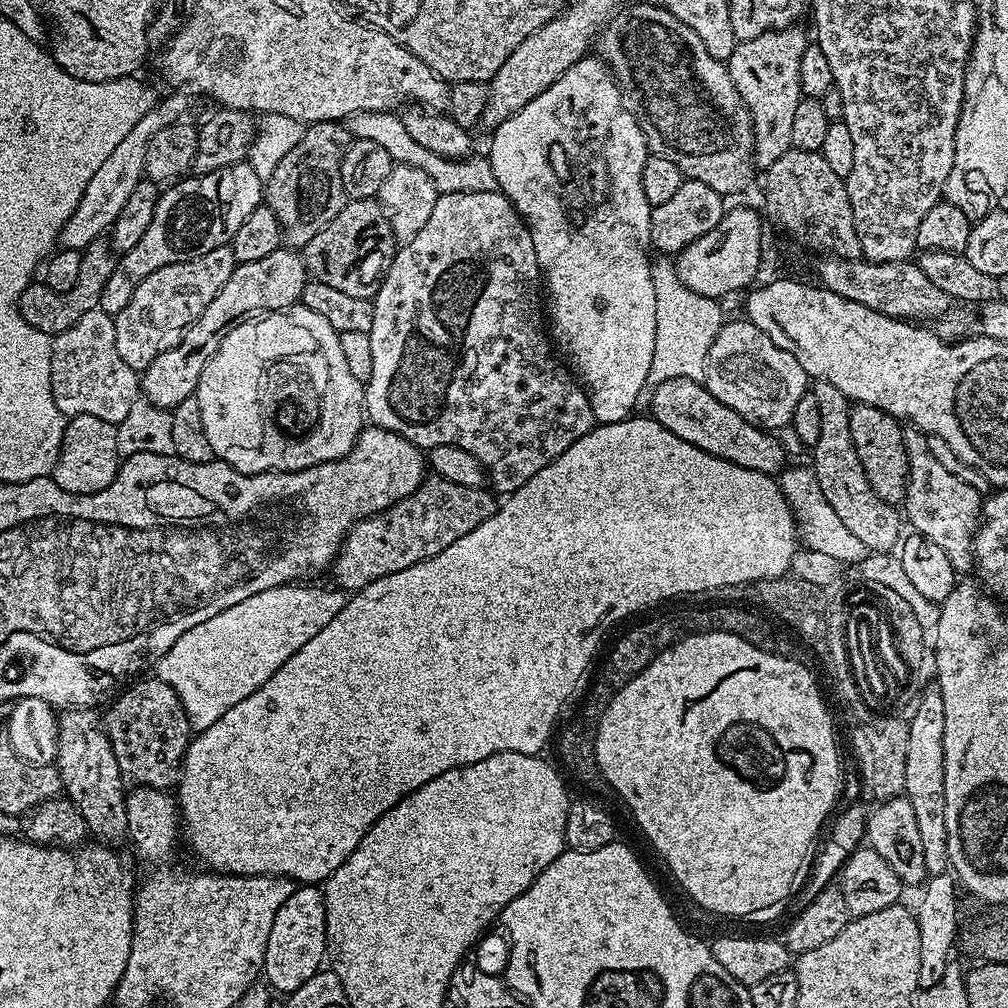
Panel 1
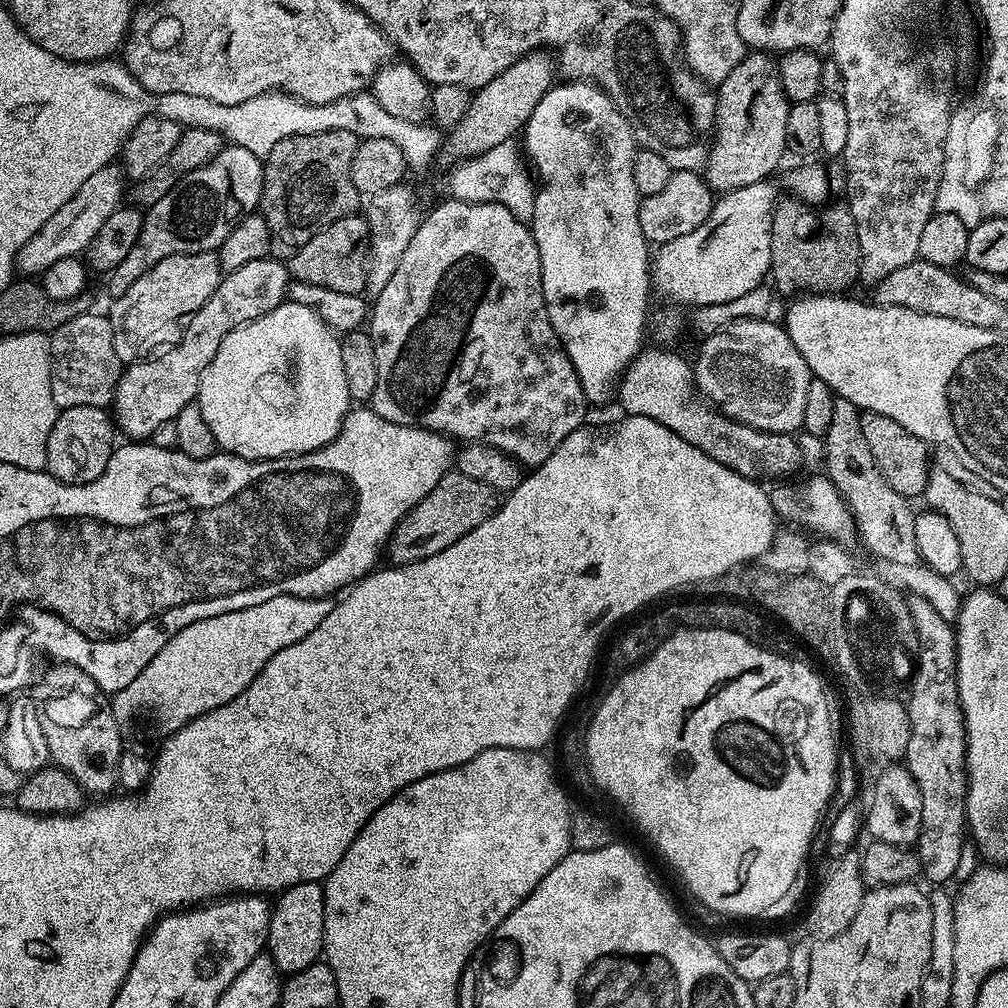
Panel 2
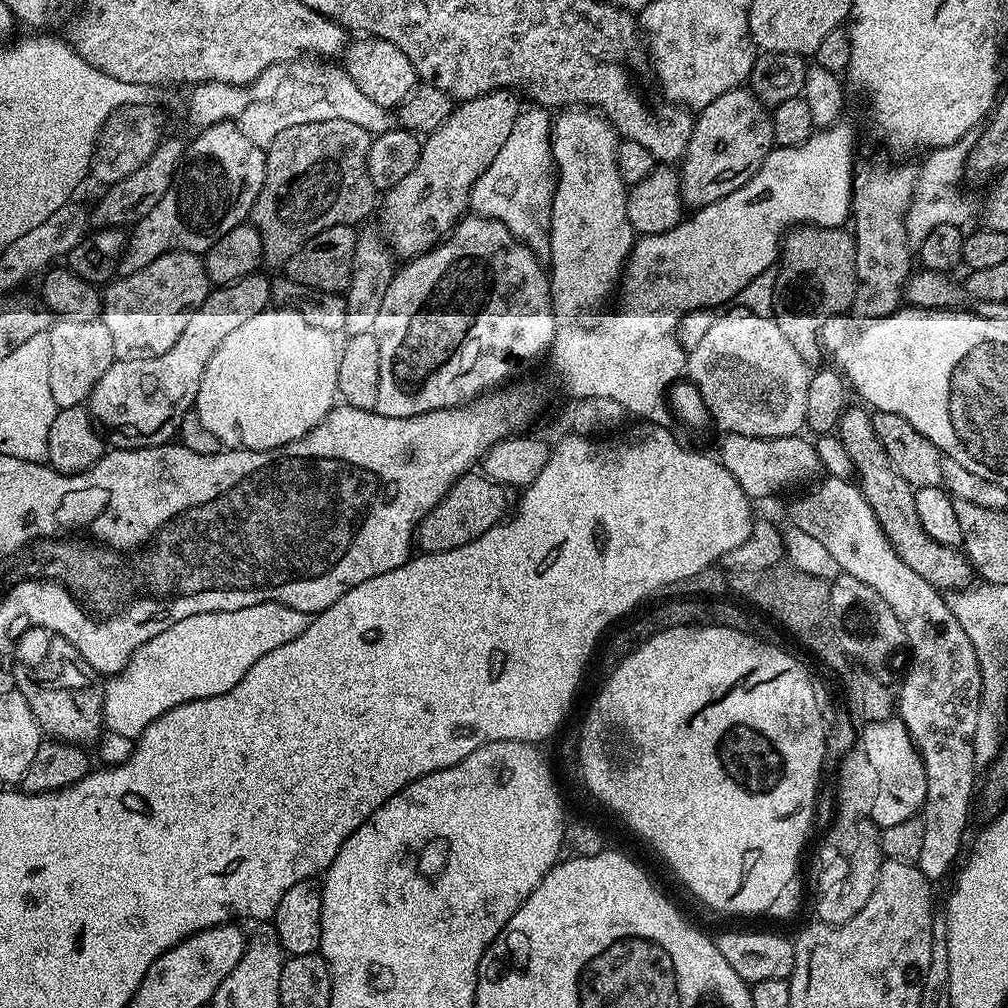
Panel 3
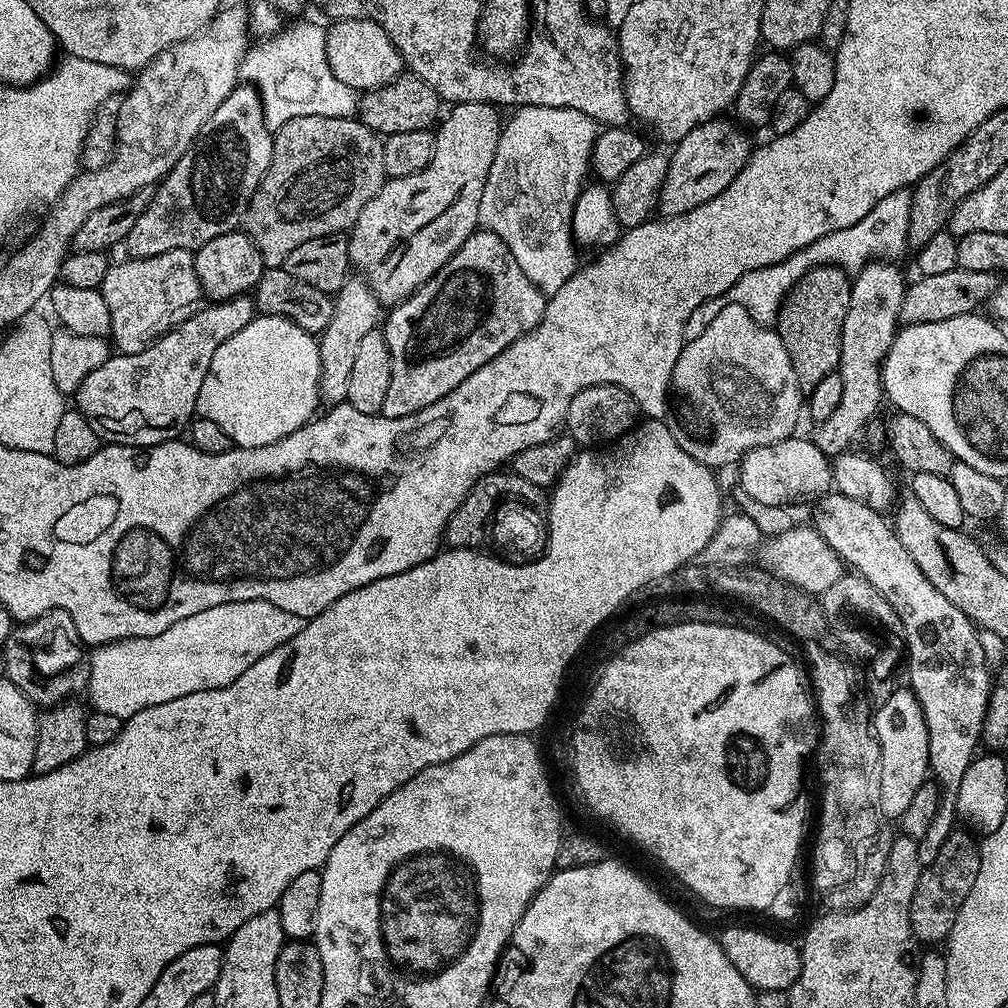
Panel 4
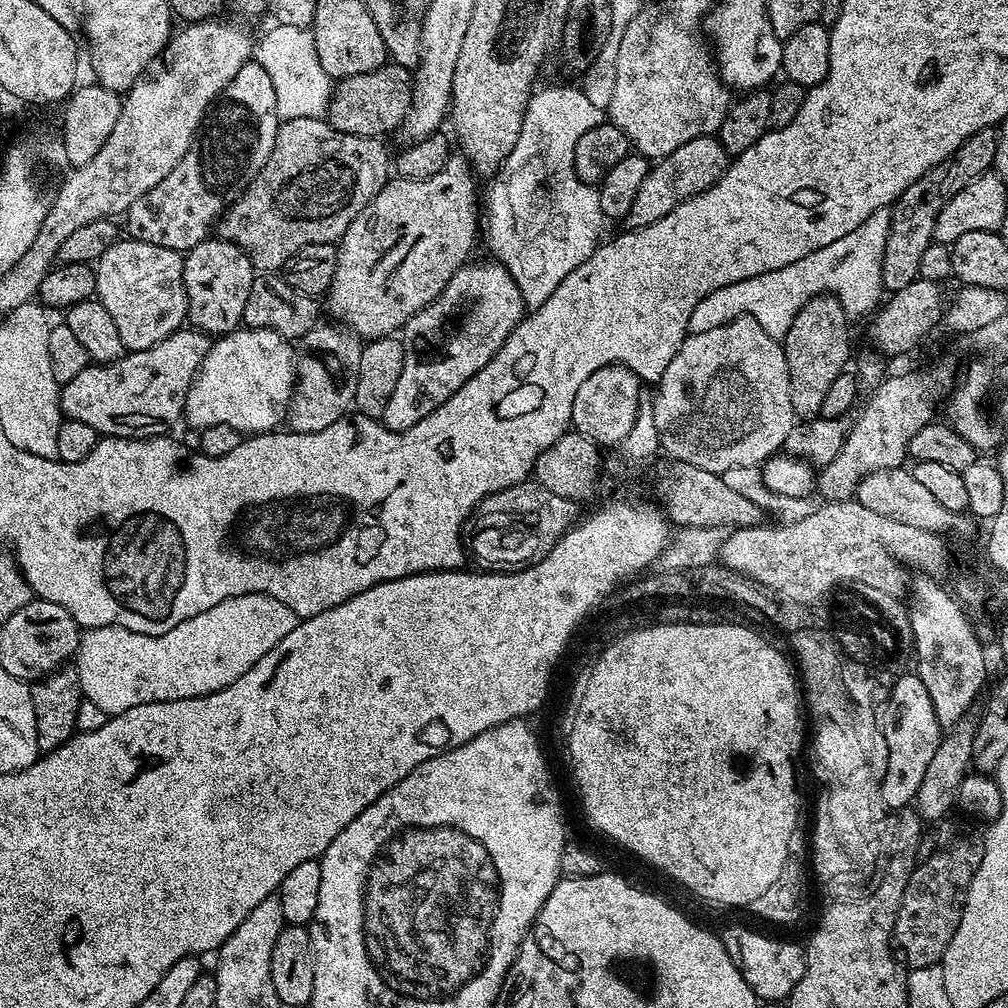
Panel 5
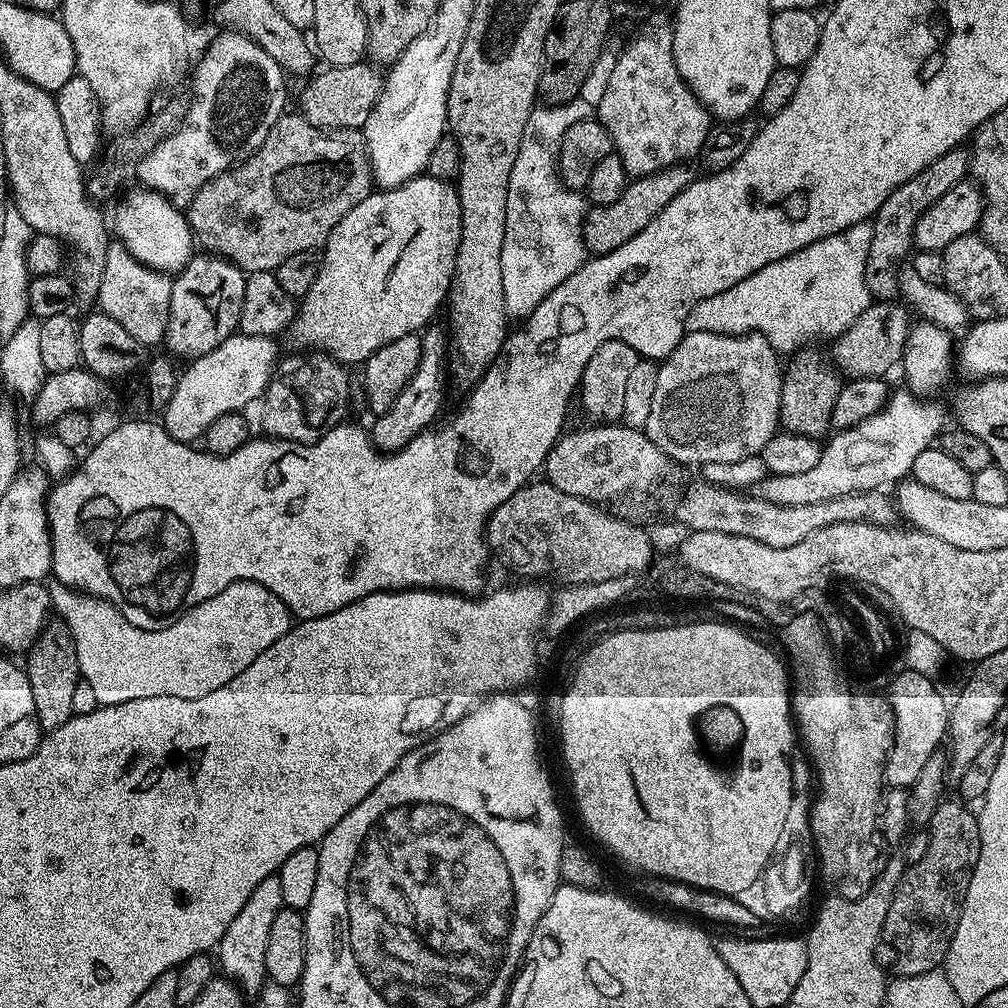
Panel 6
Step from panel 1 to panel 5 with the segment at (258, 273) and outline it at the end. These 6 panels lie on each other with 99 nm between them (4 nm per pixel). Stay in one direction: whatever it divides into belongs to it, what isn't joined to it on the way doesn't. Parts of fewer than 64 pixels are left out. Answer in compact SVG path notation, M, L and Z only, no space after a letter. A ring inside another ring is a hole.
M181 326L162 342L150 346L146 350L128 352L108 364L89 363L82 374L70 378L60 389L60 411L67 419L86 422L86 426L94 426L101 437L106 436L163 436L171 433L176 423L184 420L186 398L190 394L190 386L213 346L208 333L200 332L191 326Z

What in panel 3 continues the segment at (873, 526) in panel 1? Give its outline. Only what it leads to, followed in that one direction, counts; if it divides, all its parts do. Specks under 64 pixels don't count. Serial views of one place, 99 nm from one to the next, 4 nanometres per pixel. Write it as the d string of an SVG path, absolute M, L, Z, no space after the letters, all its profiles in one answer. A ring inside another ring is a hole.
M849 406L845 408L838 435L858 479L862 495L870 504L877 516L882 530L889 539L890 546L897 551L906 566L920 574L926 582L932 583L939 590L959 590L973 583L972 563L968 561L960 548L951 548L942 542L934 542L926 530L922 530L922 522L918 522L918 514L914 510L914 489L912 485L892 468L886 450L882 450L882 442L878 442L878 434L874 434L872 412L867 407Z

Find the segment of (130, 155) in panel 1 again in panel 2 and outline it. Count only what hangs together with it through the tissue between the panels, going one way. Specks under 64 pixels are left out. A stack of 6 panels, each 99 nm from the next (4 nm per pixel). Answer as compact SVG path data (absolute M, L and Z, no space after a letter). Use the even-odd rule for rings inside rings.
M116 162L102 166L102 170L90 174L90 178L82 182L78 194L74 194L74 198L70 198L70 202L66 202L62 210L53 214L50 222L46 222L46 226L42 226L42 230L38 230L38 234L34 234L34 238L26 242L26 246L22 246L22 250L16 255L17 269L21 273L24 271L25 277L32 278L54 266L54 262L61 258L87 253L90 242L94 242L94 234L98 234L98 229L106 223L106 218L110 218L110 214L121 207L124 184L126 185L126 177L123 167Z

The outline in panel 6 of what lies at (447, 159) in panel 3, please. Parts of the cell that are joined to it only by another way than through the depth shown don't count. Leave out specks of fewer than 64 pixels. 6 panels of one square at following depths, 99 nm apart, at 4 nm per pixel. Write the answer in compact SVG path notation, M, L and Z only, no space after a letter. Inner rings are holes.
M421 174L397 188L369 192L366 198L362 198L362 202L358 202L358 206L354 206L354 210L350 210L350 214L346 214L342 218L342 222L338 222L338 226L334 226L334 230L328 235L327 242L322 246L318 278L314 278L314 286L310 286L310 290L299 301L296 319L290 329L291 335L296 335L297 342L305 344L305 349L333 356L335 360L340 361L345 366L353 366L352 364L360 366L378 350L382 350L382 346L386 346L386 342L394 342L403 336L411 336L427 329L435 321L432 319L435 318L436 311L439 308L441 311L445 307L448 292L452 289L454 262L461 234L462 214L460 213L460 199L456 193L455 183Z

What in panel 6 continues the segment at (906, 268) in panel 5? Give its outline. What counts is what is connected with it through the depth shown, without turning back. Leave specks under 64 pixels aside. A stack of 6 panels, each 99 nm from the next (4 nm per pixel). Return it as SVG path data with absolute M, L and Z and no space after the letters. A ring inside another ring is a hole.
M961 146L942 154L926 170L914 174L910 182L902 182L898 190L894 190L882 202L871 221L872 238L870 240L870 254L866 258L866 286L870 290L873 301L895 301L900 296L900 268L909 259L914 248L914 232L918 220L930 206L936 204L946 190L953 188L958 182L966 179L970 172L970 152L967 147Z

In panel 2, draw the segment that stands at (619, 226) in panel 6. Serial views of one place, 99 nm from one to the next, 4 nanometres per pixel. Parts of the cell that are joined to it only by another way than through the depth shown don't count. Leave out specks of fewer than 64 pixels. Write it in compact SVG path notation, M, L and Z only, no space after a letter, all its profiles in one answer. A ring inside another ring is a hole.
M749 51L730 70L730 74L718 85L716 101L716 126L712 147L708 150L706 179L708 187L717 193L733 192L735 188L750 186L759 180L769 179L772 171L780 164L780 159L786 156L786 118L790 101L782 90L780 70L777 61L767 52Z

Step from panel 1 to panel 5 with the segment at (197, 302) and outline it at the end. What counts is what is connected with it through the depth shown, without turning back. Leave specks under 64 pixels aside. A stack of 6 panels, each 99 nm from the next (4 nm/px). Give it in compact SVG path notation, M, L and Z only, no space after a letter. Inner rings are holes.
M118 238L94 261L96 295L114 318L114 327L128 352L146 350L166 338L188 319L184 285L184 256L166 246Z

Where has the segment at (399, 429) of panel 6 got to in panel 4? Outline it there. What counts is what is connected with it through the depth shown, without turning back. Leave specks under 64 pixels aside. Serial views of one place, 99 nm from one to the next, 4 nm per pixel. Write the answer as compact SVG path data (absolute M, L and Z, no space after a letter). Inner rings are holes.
M477 230L466 242L414 294L400 304L391 305L392 312L383 317L382 331L390 350L390 386L386 389L386 402L382 402L382 415L386 418L402 418L418 410L426 410L438 398L446 398L458 382L466 382L478 366L486 366L502 350L506 350L530 330L538 326L544 313L546 297L543 292L522 274L514 254L498 234Z

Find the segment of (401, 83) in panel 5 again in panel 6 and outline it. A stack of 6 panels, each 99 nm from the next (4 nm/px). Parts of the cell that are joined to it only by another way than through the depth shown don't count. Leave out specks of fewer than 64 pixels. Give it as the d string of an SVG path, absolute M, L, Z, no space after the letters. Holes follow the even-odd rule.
M361 62L354 66L328 66L323 70L325 72L317 71L307 81L309 84L300 96L299 111L304 120L325 130L363 129L366 118L370 118L370 110L374 110L380 92L384 89L381 69L375 63Z

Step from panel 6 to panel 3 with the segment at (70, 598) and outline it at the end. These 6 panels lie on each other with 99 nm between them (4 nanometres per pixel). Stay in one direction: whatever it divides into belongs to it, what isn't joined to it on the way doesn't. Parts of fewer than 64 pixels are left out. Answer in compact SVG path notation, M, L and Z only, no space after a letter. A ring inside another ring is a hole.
M266 602L258 606L246 606L242 610L226 610L210 614L194 614L190 618L174 620L162 634L150 638L126 662L126 666L115 676L107 677L104 689L104 723L107 731L126 734L126 738L135 741L166 710L174 710L174 706L182 706L186 702L194 702L202 698L214 698L218 694L226 694L262 658L262 654L270 654L270 650L278 650L278 646L286 646L286 642L294 642L302 630L306 630L310 616L302 610L294 610L285 604Z

